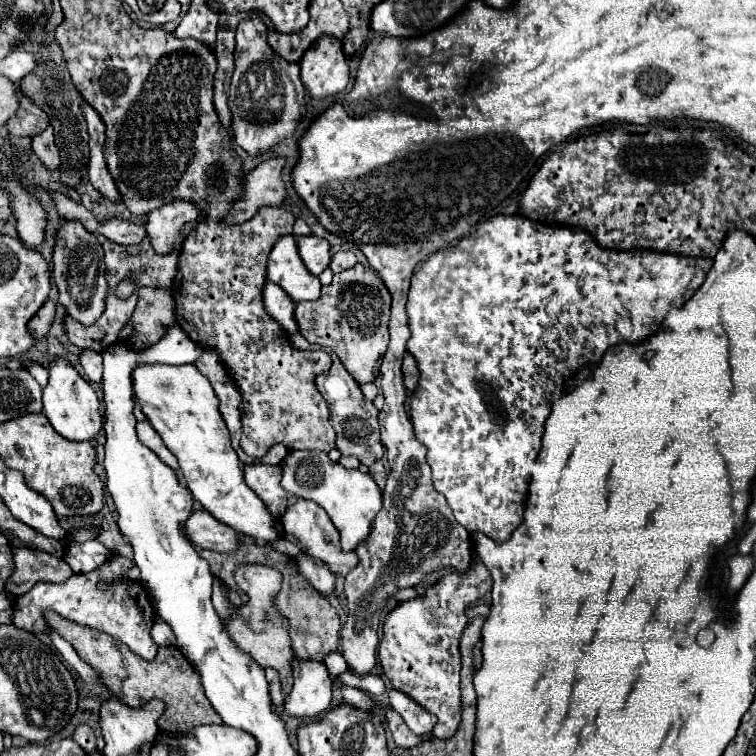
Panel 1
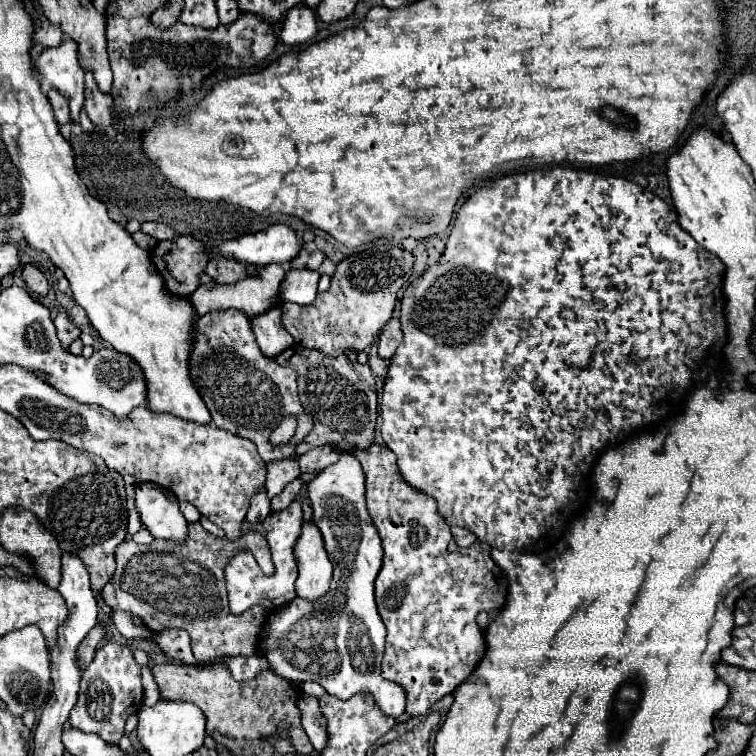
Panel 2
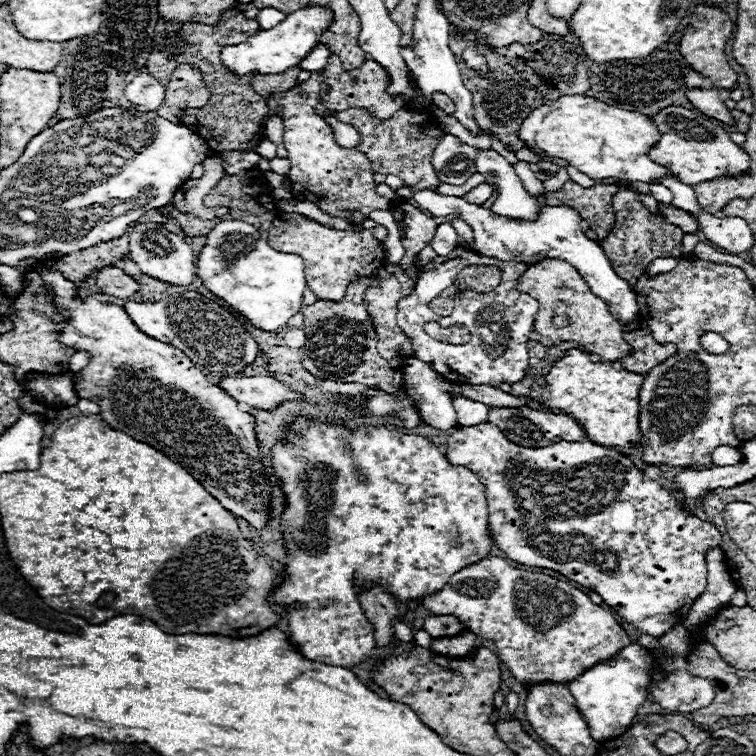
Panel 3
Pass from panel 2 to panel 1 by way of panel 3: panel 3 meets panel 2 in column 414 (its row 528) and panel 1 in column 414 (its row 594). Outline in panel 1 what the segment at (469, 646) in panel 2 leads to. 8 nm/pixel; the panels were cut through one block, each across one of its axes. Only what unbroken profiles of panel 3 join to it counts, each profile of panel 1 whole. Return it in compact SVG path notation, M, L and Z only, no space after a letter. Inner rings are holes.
M474 556L470 572L464 574L448 574L434 586L430 586L424 596L418 596L416 600L402 602L396 610L392 610L382 626L382 640L380 640L380 664L386 674L386 678L392 682L392 688L412 696L416 702L420 702L422 708L432 712L438 718L438 724L434 728L434 736L440 740L450 740L462 720L462 698L460 698L460 636L468 624L466 620L466 606L478 598L482 598L492 588L492 576L488 568Z

